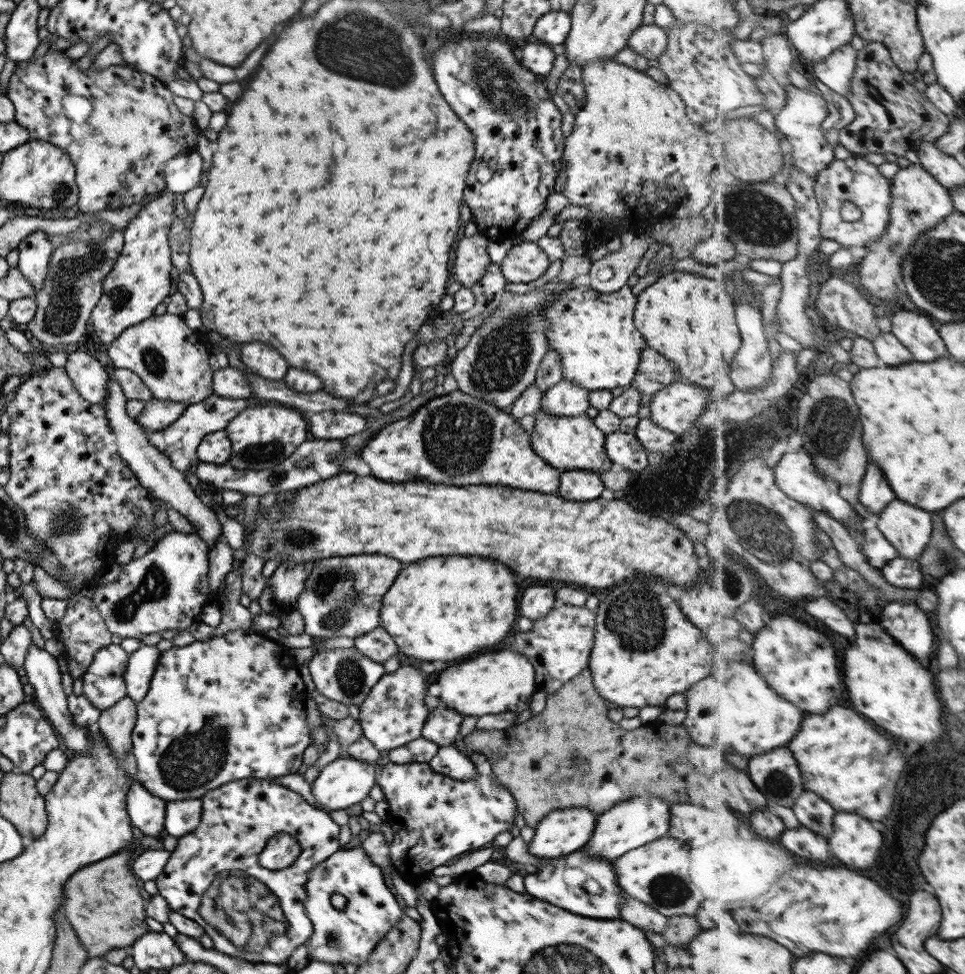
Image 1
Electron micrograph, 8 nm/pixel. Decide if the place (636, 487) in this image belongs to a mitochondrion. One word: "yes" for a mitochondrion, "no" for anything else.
no

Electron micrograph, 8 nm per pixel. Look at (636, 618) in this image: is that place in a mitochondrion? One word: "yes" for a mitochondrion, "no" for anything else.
yes

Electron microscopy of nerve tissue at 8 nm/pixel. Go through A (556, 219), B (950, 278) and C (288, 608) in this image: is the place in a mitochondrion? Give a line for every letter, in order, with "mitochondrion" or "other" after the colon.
A: other
B: mitochondrion
C: other

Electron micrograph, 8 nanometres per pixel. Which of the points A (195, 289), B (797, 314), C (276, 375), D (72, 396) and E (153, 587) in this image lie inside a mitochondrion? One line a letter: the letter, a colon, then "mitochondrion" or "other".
A: other
B: other
C: other
D: other
E: mitochondrion

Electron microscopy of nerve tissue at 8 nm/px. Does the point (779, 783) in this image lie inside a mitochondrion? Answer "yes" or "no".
yes

